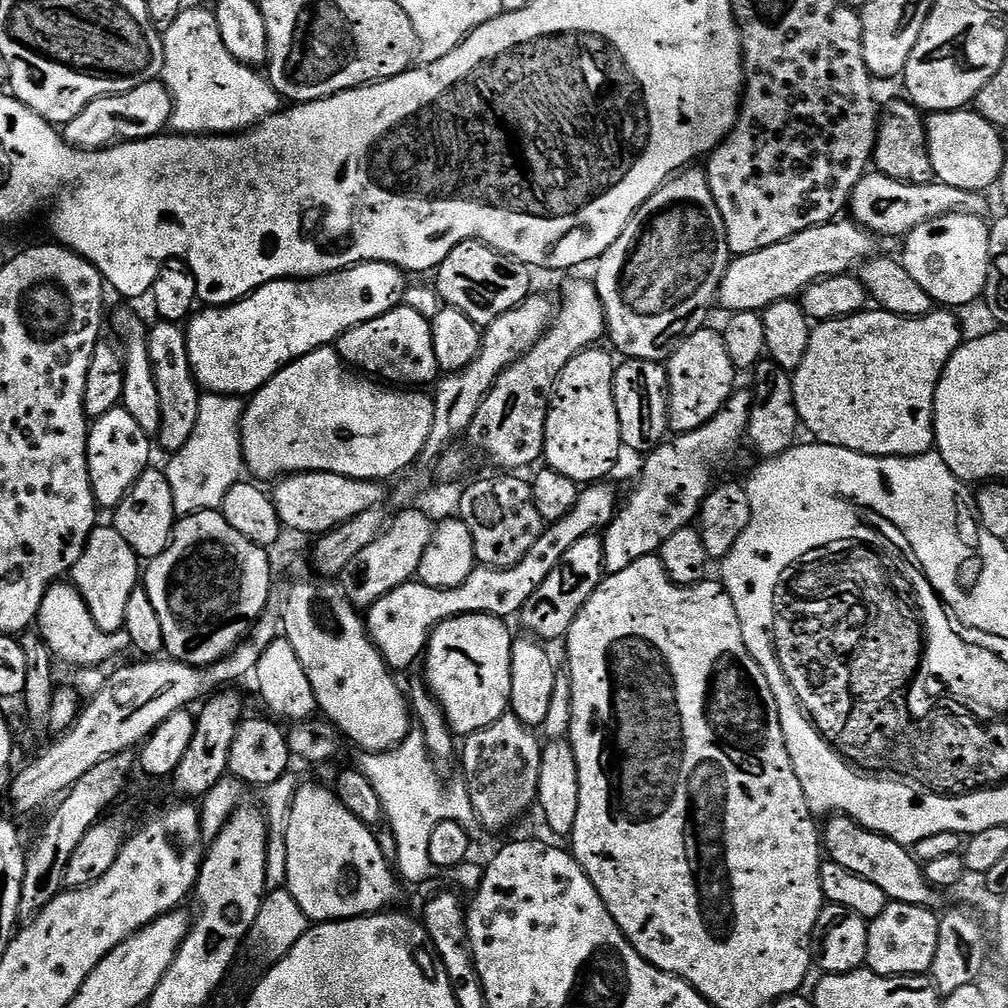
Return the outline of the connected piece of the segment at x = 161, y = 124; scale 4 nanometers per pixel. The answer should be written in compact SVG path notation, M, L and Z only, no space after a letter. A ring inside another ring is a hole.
M159 79L142 82L134 90L122 94L110 94L94 98L69 124L63 125L62 135L65 142L84 152L96 152L100 148L111 148L125 140L148 140L161 135L172 122L172 95L167 86Z

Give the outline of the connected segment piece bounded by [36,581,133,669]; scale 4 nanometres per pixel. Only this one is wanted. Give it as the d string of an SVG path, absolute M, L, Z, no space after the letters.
M57 581L43 596L36 619L36 628L53 657L70 665L70 668L103 667L118 654L133 649L130 634L125 628L107 634L96 624L81 593L71 583Z

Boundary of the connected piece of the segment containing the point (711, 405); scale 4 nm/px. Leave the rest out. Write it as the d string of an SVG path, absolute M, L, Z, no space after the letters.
M712 326L699 328L694 334L675 345L672 357L666 362L668 370L668 426L673 433L693 432L731 398L737 387L738 370L730 362L730 354L726 354L726 342L719 331Z

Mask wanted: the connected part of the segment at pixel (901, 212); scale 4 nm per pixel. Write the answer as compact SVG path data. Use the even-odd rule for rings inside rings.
M872 170L858 182L858 186L852 192L850 216L861 228L867 228L877 237L904 238L915 228L925 224L927 220L944 216L948 212L959 210L968 212L971 216L987 217L989 213L986 197L984 192L958 190L954 186L946 186L939 182L908 184L906 181L898 181L884 176L877 170Z

